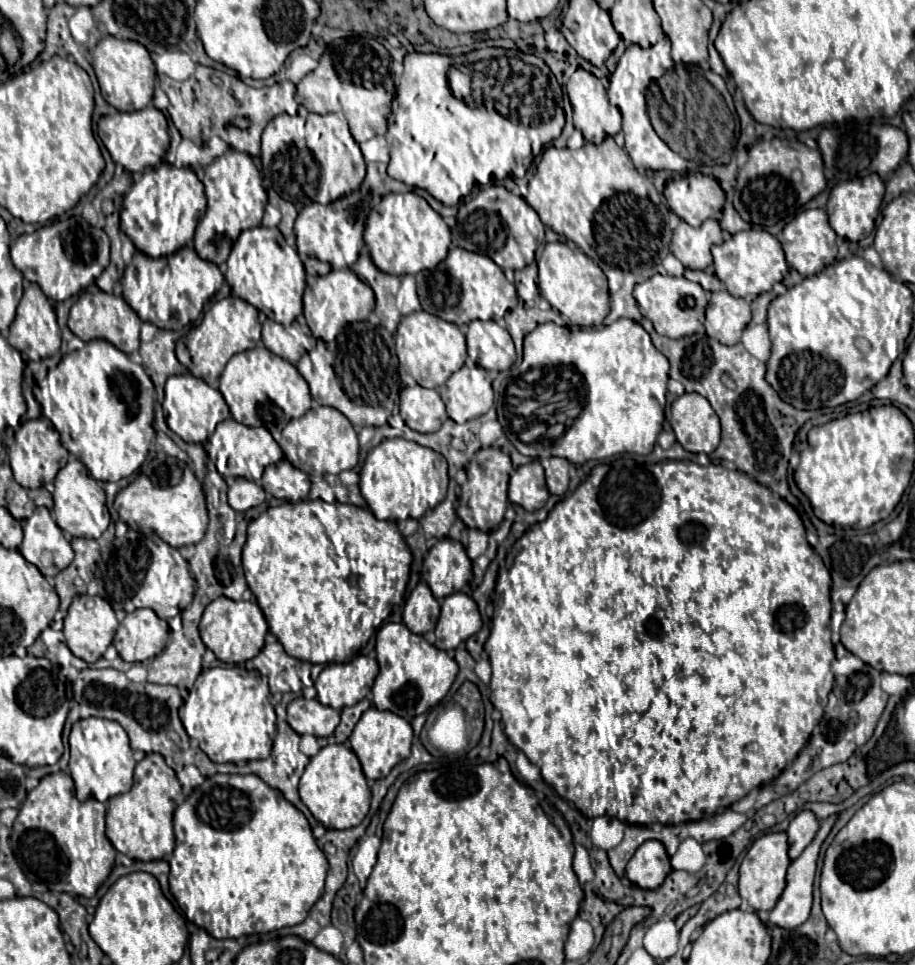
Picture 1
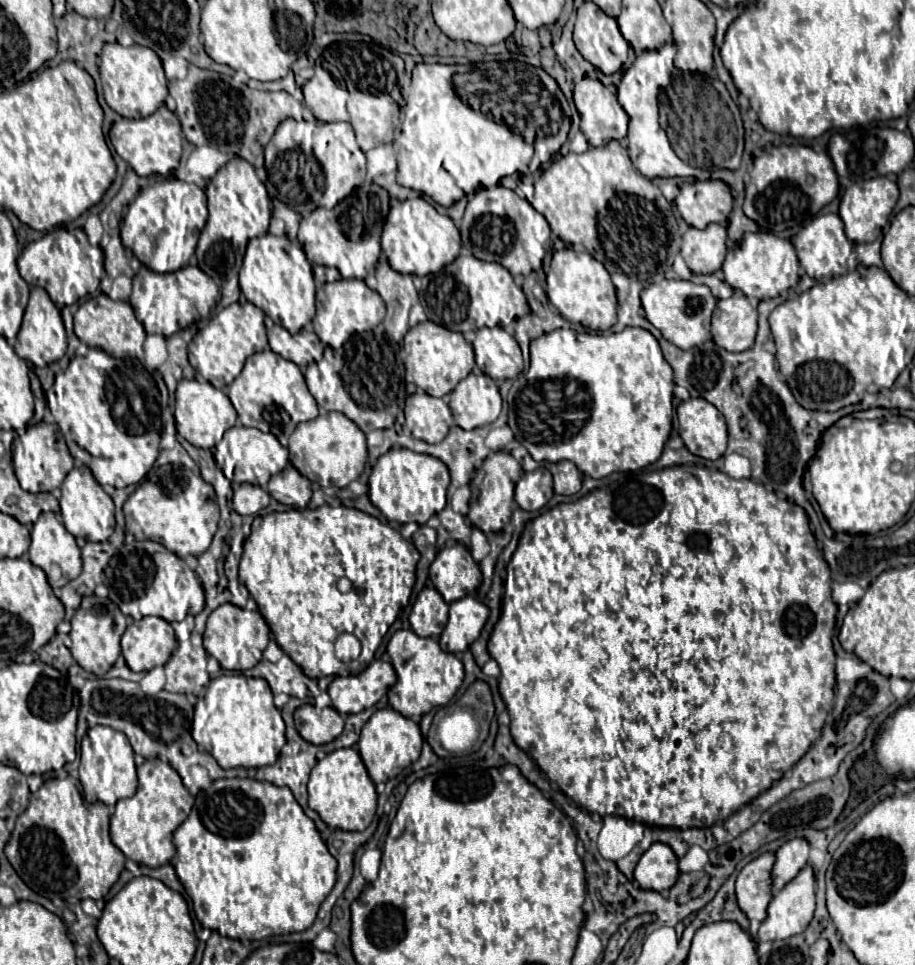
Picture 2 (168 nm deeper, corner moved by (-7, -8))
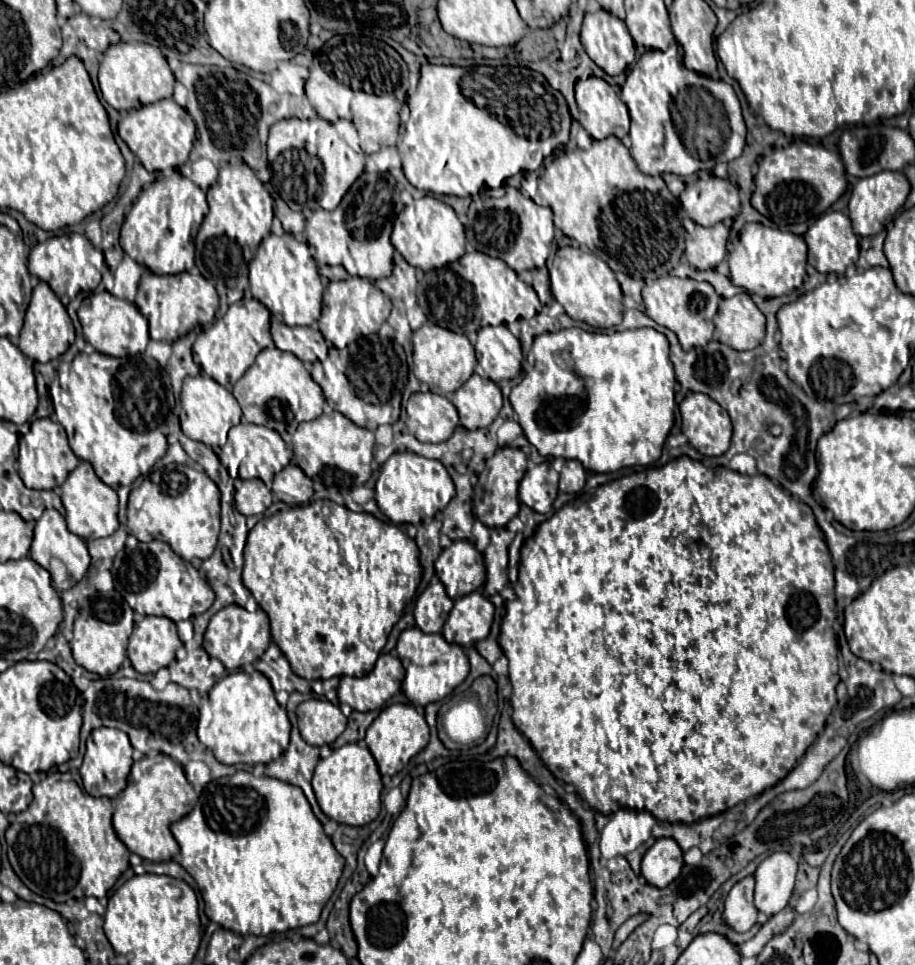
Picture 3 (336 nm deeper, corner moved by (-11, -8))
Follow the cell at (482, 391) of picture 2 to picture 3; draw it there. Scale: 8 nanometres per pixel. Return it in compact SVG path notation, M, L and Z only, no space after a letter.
M477 373L453 393L453 405L459 411L461 425L467 429L489 427L501 411L503 395L501 389Z

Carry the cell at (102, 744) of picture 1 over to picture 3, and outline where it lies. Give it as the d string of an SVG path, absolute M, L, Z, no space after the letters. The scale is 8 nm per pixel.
M109 727L95 729L87 739L87 751L83 757L83 765L79 769L85 791L93 797L115 797L121 789L125 789L127 775L133 763L131 753L133 753L133 747L129 745L129 737L125 737L125 733Z

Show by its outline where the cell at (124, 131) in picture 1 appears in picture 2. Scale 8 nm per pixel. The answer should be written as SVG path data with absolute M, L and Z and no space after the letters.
M165 105L143 119L119 119L109 131L109 141L117 155L131 165L139 177L167 175L179 167L181 159L181 125Z

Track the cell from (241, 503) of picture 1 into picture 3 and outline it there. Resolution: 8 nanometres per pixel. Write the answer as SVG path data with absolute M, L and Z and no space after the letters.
M247 479L237 481L235 493L235 507L243 515L259 515L271 505L271 491L265 487L261 479Z

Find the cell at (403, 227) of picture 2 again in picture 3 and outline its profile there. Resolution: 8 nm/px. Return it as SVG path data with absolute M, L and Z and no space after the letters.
M425 195L399 213L393 225L391 243L409 265L419 267L423 271L431 271L457 261L465 253L465 231L455 211L447 203Z

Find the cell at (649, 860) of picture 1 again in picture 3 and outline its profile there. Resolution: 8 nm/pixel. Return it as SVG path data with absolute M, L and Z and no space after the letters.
M661 837L657 839L649 851L645 853L645 861L641 863L641 875L645 869L645 879L655 887L665 887L677 875L683 867L683 851L675 843L675 839Z

